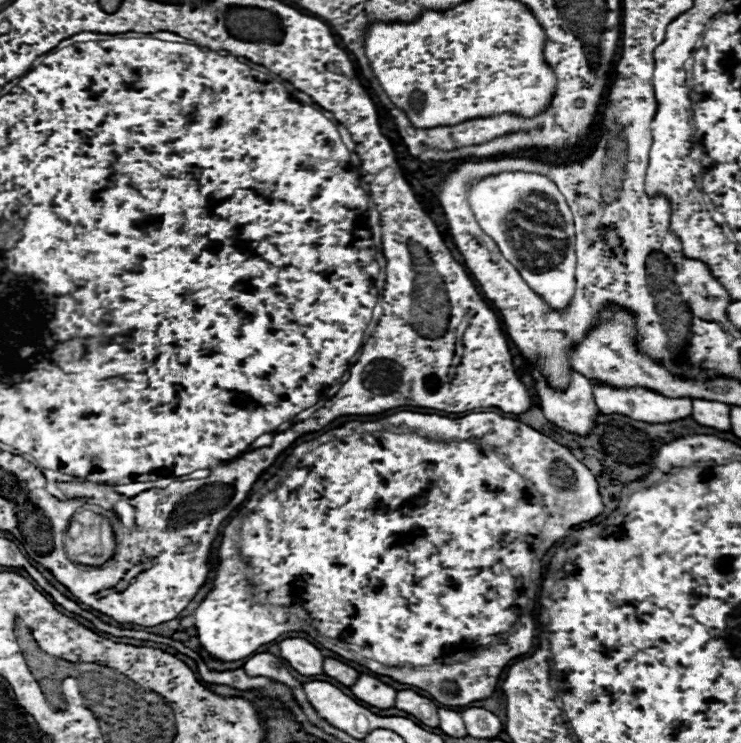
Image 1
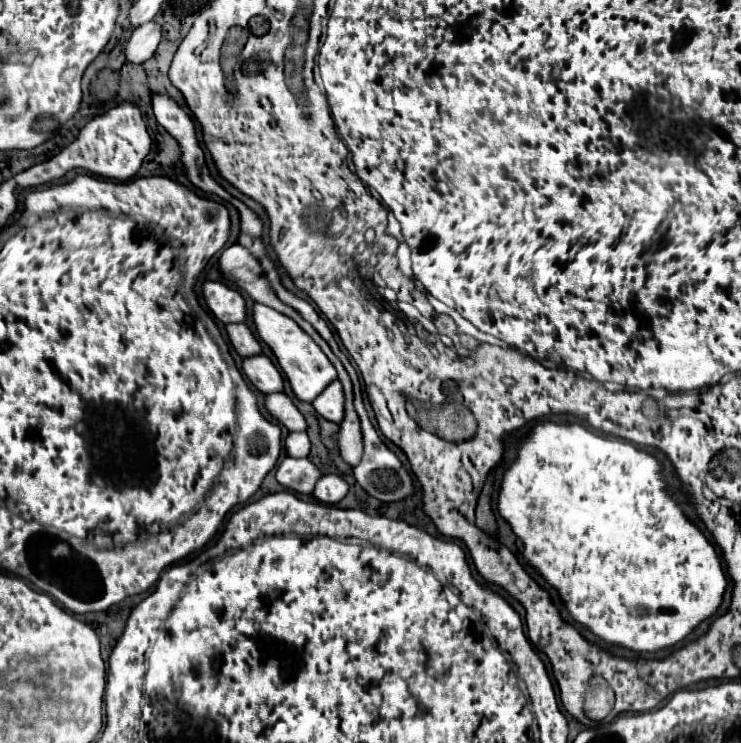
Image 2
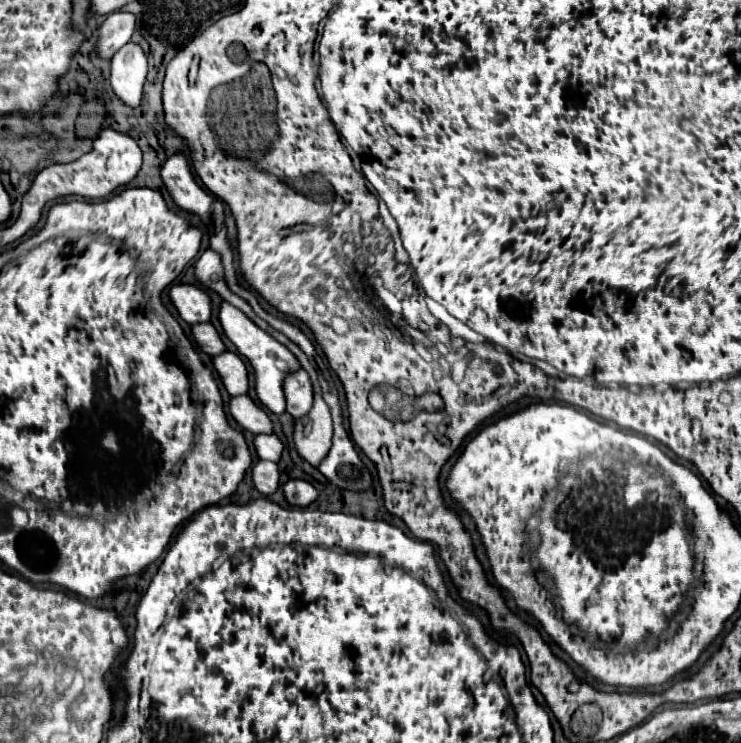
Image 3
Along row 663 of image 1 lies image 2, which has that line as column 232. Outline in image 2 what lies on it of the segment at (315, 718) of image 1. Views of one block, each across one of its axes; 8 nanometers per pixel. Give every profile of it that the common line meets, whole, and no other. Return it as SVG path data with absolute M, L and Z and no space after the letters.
M234 244L230 248L224 248L218 260L218 266L222 270L222 274L232 280L240 290L244 290L254 302L266 304L290 318L294 318L298 324L304 322L304 318L288 304L284 304L276 292L270 286L270 280L264 276L264 270L258 262L258 258L254 258L250 254L248 248Z

